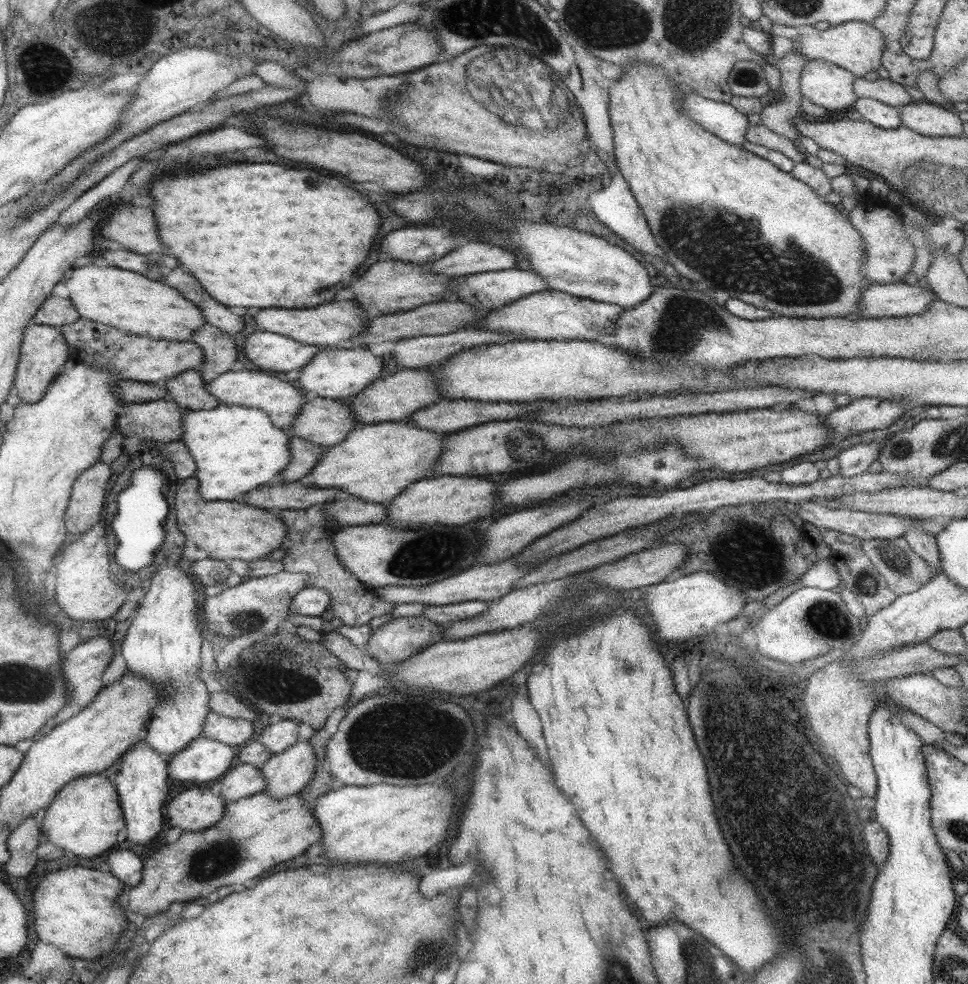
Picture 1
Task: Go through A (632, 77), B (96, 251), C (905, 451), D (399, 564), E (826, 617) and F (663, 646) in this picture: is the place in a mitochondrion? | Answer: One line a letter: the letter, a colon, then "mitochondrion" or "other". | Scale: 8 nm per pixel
A: other
B: other
C: mitochondrion
D: mitochondrion
E: mitochondrion
F: other

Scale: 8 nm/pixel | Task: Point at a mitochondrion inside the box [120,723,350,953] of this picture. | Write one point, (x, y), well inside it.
(212, 860)

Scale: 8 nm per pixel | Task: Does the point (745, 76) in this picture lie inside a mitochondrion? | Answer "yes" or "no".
yes

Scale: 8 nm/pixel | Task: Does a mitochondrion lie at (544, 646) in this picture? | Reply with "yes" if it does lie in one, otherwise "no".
no

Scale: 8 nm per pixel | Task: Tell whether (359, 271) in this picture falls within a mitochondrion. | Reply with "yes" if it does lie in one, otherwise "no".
no

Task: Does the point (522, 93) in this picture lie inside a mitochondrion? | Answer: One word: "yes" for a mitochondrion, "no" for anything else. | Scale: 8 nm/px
yes

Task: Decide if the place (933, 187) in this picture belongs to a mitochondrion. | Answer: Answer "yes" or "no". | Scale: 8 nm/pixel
yes

